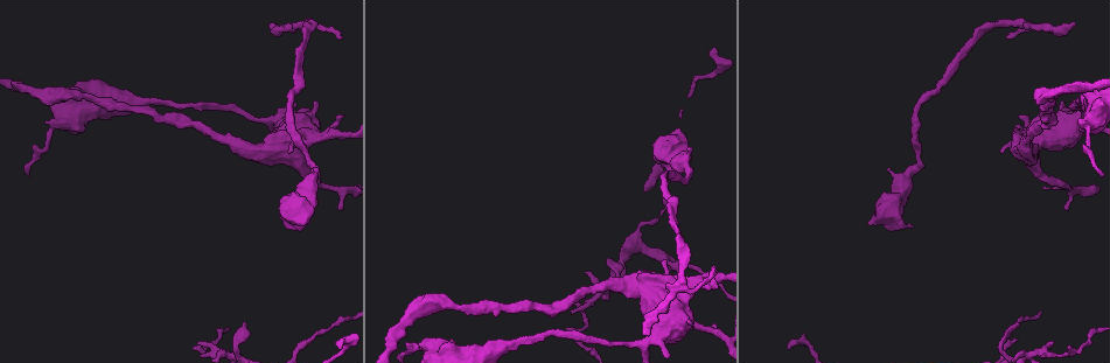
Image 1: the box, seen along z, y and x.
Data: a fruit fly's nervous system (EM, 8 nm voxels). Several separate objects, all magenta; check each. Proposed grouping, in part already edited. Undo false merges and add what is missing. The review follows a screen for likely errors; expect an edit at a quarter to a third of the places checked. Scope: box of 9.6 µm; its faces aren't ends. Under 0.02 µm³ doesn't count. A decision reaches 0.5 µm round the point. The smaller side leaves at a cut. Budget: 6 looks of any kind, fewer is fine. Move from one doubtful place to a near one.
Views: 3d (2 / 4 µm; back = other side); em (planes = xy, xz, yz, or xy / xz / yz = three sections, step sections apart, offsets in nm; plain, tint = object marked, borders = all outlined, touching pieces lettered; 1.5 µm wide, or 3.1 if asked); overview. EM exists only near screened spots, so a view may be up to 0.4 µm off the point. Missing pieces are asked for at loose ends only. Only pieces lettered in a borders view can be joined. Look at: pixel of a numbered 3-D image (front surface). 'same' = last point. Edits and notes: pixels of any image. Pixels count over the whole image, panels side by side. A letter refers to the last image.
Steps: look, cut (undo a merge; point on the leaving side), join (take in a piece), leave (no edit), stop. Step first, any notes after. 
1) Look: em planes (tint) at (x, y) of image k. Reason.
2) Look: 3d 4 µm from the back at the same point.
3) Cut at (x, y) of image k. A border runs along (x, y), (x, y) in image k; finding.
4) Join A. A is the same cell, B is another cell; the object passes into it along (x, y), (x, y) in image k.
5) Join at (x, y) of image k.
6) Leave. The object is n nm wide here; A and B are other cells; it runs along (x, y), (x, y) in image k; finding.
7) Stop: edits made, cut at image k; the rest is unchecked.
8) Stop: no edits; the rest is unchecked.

Look: em xy step 8 (tint) at (714, 268) of image 1. Tapers out.

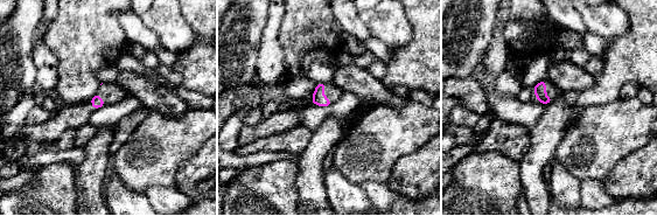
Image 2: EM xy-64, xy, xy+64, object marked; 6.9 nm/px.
Look: em planes (borders) at the same point.

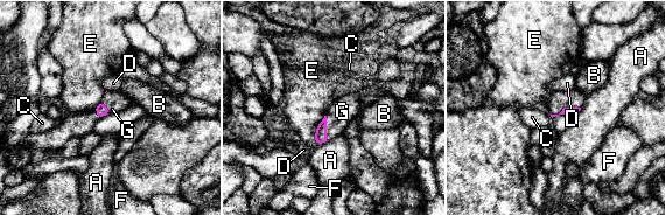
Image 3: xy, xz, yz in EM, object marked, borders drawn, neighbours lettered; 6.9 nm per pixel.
Join G. G is the same cell, A, B, C, D, E and F are other cells; the object passes into it along (572, 110), (565, 108), (558, 101) in image 3; it goes on there.

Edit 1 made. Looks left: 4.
Look: em planes (plain) at (1073, 23) of image 1. Free end.

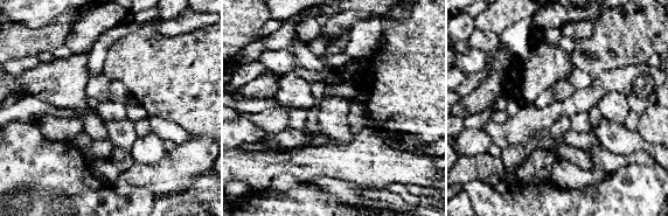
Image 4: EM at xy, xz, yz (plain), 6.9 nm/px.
Look: em planes (borders) at the same point.

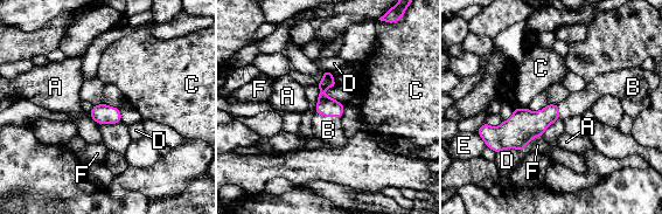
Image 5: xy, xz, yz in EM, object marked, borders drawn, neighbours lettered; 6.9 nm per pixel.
Join B. B is the same cell, A, C, D, E and F are other cells; the object passes into it along (327, 106), (328, 116), (328, 130) in image 5; it goes on there.

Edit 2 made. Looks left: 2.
Stop: edits made, join at image 3, join at image 5; the rest is unchecked.

